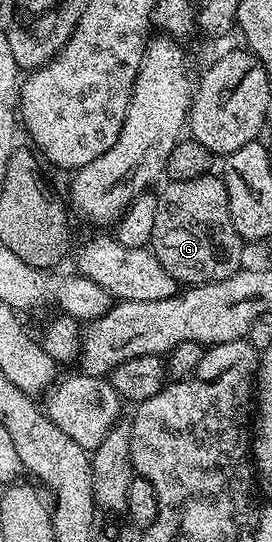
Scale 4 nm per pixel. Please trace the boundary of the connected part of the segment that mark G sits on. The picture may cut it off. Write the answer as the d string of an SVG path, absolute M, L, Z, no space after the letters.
M209 173L204 176L195 177L193 180L169 182L168 188L158 195L158 214L154 217L154 233L152 234L152 242L150 250L152 254L158 257L158 261L162 265L162 269L166 269L166 273L170 273L170 277L176 279L180 285L199 285L202 283L213 283L214 281L226 281L226 277L234 277L234 273L241 270L244 259L245 240L241 239L240 234L234 229L234 225L230 221L230 209L228 208L228 198L226 197L226 185L223 178L219 174Z

